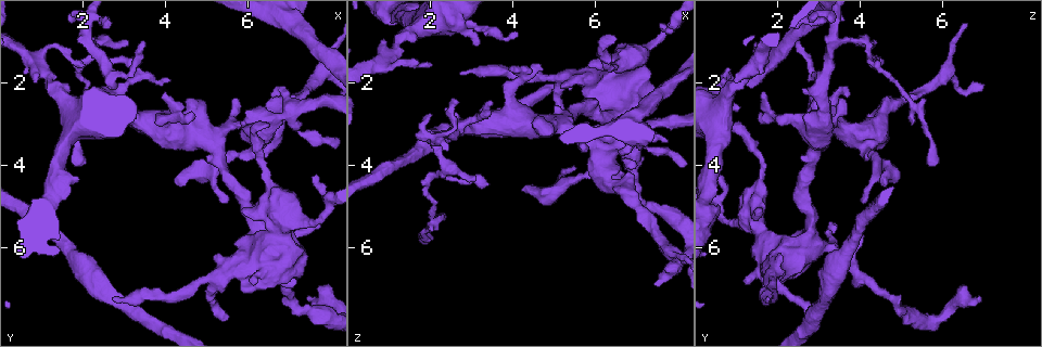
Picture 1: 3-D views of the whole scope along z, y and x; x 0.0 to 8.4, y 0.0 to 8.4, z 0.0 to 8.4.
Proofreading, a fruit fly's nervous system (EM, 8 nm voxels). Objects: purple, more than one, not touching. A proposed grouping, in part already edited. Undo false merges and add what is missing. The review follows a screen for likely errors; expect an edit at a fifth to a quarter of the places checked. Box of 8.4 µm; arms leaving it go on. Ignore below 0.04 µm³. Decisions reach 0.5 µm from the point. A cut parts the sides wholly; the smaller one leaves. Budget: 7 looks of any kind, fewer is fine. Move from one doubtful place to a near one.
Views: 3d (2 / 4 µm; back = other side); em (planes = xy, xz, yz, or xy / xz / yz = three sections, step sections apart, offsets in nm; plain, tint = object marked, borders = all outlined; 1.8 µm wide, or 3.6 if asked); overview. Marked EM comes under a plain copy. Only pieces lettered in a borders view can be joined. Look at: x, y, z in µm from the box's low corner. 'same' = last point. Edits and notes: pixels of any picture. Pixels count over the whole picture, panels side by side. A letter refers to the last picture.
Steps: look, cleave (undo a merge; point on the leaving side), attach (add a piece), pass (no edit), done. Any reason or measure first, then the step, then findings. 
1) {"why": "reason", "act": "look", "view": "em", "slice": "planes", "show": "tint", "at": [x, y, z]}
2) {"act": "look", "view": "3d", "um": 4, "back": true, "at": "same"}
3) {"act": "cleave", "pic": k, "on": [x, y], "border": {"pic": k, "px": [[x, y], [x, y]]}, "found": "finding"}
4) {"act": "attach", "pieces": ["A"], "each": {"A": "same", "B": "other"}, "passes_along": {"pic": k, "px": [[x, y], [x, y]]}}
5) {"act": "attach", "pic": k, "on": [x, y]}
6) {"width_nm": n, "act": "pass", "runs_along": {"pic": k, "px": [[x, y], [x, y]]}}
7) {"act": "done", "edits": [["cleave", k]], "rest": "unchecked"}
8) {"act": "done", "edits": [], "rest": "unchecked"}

{"why": "thin arm on a thick one", "act": "look", "view": "3d", "um": 4, "at": [6.75, 5.35, 1.50]}

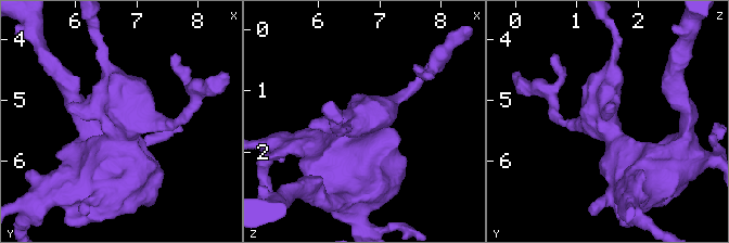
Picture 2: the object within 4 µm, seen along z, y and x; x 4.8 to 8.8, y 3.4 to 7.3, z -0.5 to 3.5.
{"act": "look", "view": "em", "um": 3.6, "slice": "planes", "show": "tint", "at": [6.70, 5.35, 1.45]}

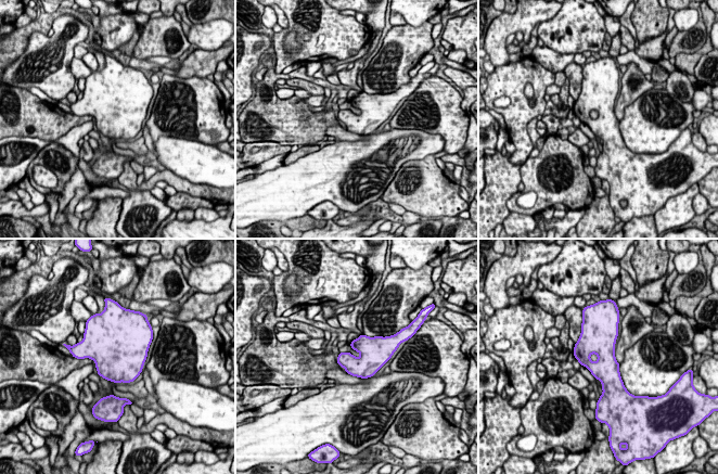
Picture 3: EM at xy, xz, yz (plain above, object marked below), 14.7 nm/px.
{"why": "what lies round it", "act": "look", "view": "em", "um": 3.6, "slice": "planes", "show": "borders", "at": "same"}

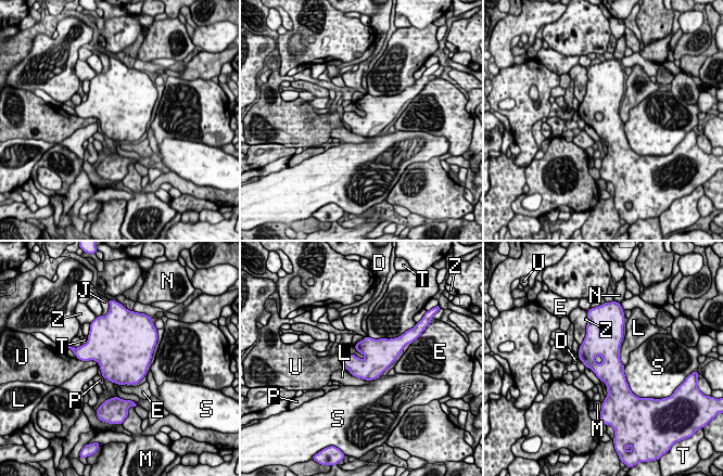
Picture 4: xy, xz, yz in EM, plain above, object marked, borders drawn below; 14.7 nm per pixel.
{"longest_contact_nm": ["S", 380], "act": "pass", "each": {"D": "other", "E": "other", "J": "other", "L": "other", "M": "other", "N": "other", "P": "other", "S": "other", "T": "other", "U": "other", "Z": "other"}, "border": {"pic": 4, "px": [[350, 374], [370, 381]]}, "found": "all the same neuron"}

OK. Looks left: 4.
{"why": "free end", "act": "look", "view": "em", "um": 3.6, "slice": "planes", "show": "borders", "at": [0.95, 1.90, 0.95]}

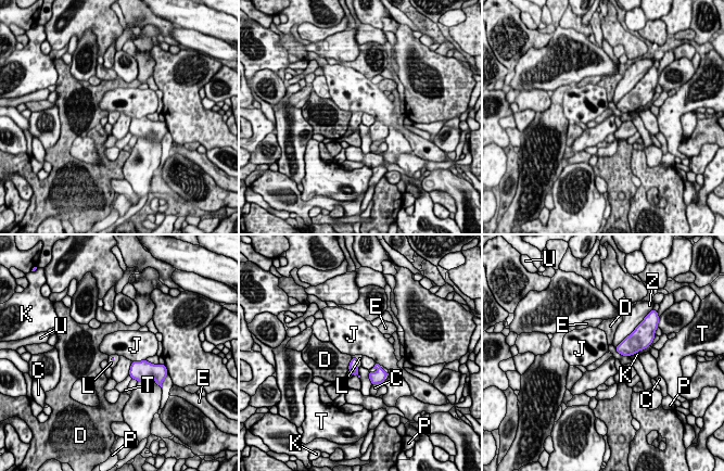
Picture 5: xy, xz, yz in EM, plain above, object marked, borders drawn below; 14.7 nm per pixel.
{"act": "attach", "pieces": ["L"], "each": {"C": "other", "D": "other", "E": "other", "J": "other", "K": "other", "L": "same", "P": "other", "T": "other", "U": "other", "Z": "other"}, "passes_along": {"pic": 5, "px": [[354, 364], [358, 363], [359, 357]]}, "found": "it goes on there"}

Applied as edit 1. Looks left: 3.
{"act": "look", "view": "overview"}

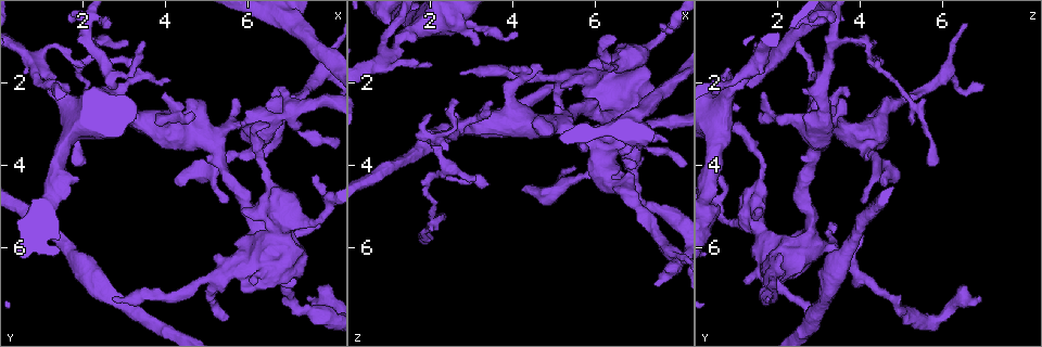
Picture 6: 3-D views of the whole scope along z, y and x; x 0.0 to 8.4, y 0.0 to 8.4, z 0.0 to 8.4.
{"why": "an open end", "act": "look", "view": "em", "slice": "planes", "show": "borders", "at": [7.45, 7.25, 6.90]}

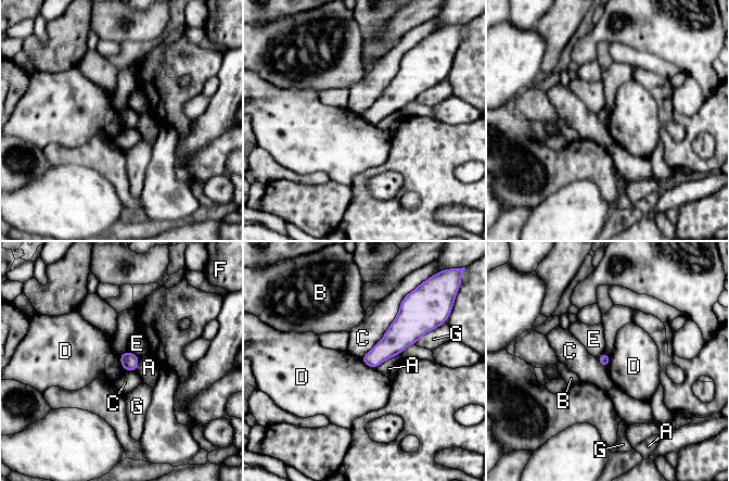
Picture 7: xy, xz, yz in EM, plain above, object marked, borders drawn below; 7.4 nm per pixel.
{"act": "pass", "each": {"A": "other", "B": "other", "C": "other", "D": "other", "E": "other", "F": "other", "G": "other"}, "border": {"pic": 7, "px": [[360, 359], [375, 368]]}, "found": "none of them fits"}

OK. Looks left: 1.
{"act": "done", "edits": [["attach", 5]], "rest": "unchecked"}

